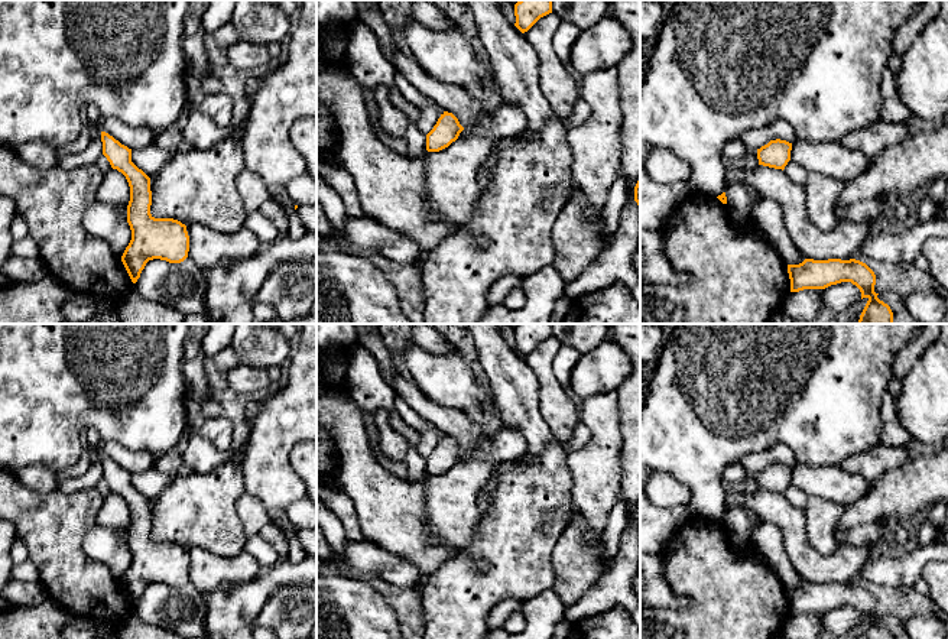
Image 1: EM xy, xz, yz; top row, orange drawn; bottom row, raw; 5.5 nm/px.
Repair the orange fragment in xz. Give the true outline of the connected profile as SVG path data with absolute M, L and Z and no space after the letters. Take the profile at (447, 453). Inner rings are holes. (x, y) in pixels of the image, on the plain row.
M444 435L434 453L426 458L426 474L439 476L455 466L464 451L458 442L448 435Z

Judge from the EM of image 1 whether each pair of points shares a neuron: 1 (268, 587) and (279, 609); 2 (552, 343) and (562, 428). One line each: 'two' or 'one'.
1: two
2: one

